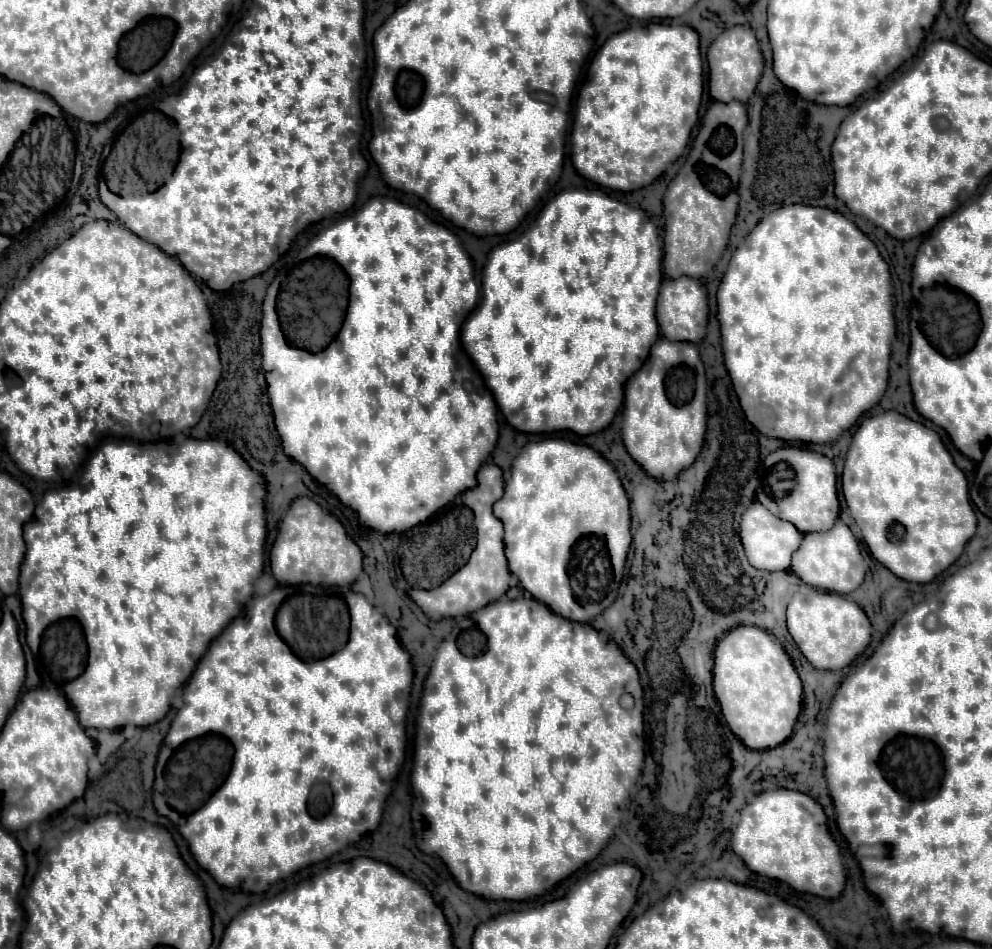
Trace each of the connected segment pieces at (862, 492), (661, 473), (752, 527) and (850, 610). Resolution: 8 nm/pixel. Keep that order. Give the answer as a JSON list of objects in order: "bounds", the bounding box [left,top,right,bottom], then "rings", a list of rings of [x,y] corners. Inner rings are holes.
[{"bounds":[842,411,976,583],"rings":[[[898,411],[866,417],[856,431],[842,473],[842,493],[870,553],[894,575],[914,583],[928,583],[948,569],[976,531],[976,513],[968,497],[968,479],[956,467],[940,433]]]},{"bounds":[622,337,706,479],"rings":[[[660,337],[652,357],[626,385],[622,441],[628,453],[656,479],[674,479],[698,457],[706,433],[706,371],[698,347]]]},{"bounds":[740,501,804,571],"rings":[[[758,501],[752,503],[744,511],[742,521],[740,521],[740,539],[742,539],[742,545],[744,545],[744,551],[746,551],[746,557],[748,557],[750,565],[756,567],[756,569],[768,569],[768,571],[790,569],[792,553],[800,547],[802,537],[804,535],[792,523],[778,519]]]},{"bounds":[786,589,872,669],"rings":[[[818,589],[814,591],[814,595],[798,593],[792,597],[786,615],[792,639],[816,669],[844,669],[870,643],[872,625],[868,615],[844,595],[826,593]]]}]

